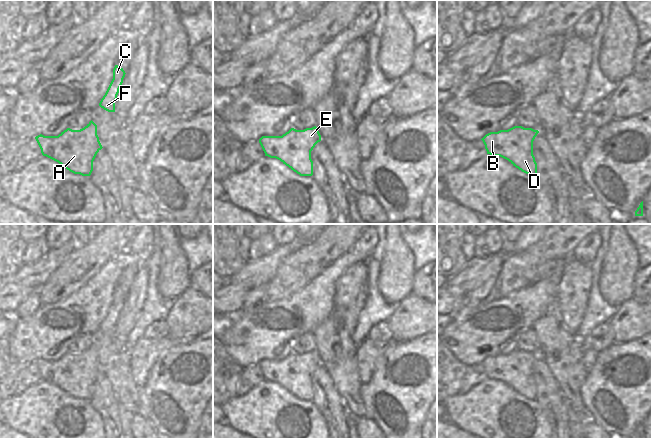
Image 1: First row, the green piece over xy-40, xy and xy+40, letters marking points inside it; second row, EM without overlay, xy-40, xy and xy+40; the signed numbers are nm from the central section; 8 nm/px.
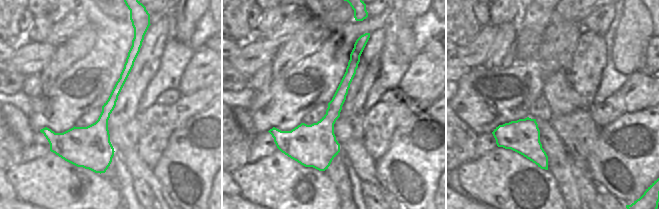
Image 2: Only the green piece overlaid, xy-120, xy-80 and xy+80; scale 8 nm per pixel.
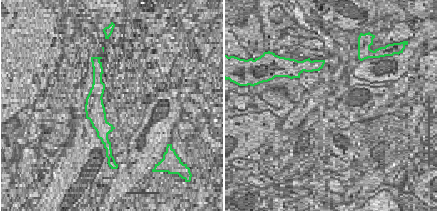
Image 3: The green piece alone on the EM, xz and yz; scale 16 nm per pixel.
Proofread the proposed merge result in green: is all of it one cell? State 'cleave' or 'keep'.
keep

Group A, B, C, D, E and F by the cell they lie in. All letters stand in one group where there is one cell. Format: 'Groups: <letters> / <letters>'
Groups: A B C D E F.

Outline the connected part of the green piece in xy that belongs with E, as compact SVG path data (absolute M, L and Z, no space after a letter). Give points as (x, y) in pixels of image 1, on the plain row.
M316 350L304 354L291 352L282 360L262 360L259 363L265 380L280 384L300 400L313 399L311 375L320 365Z

